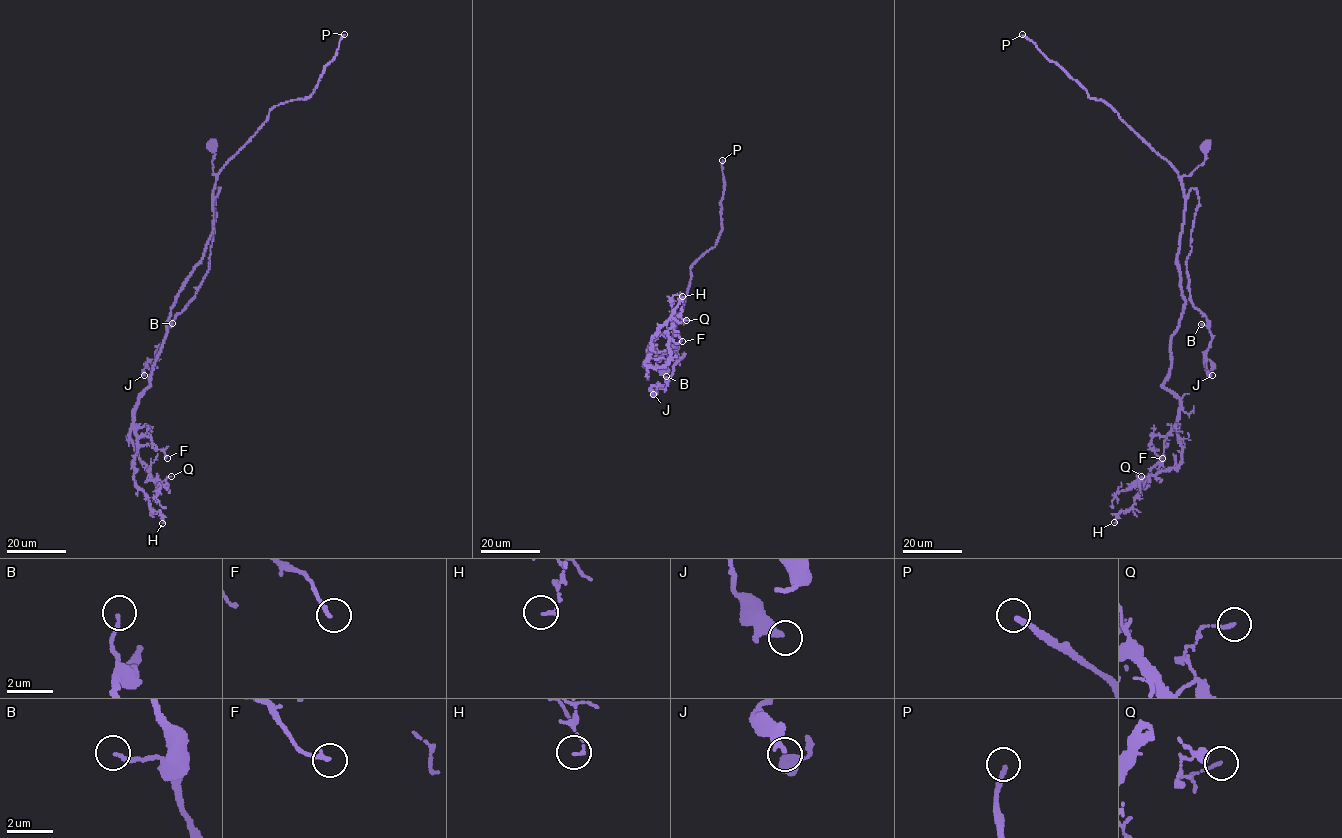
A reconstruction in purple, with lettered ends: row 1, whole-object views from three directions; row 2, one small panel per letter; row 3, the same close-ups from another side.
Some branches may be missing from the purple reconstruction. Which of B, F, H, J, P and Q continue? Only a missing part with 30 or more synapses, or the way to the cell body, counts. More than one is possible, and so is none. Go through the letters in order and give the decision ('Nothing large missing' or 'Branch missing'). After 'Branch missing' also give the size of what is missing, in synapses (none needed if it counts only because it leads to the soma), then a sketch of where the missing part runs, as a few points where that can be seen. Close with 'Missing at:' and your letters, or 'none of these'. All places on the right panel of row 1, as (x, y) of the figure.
B: Nothing large missing
F: Nothing large missing
H: Nothing large missing
J: Nothing large missing
P: Branch missing. Roughly 140 synapses
Q: Nothing large missing
Missing at: P

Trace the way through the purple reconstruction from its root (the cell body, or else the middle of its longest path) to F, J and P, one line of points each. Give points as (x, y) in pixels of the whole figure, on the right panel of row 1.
F: (1205, 147), (1206, 159), (1181, 178), (1184, 303), (1163, 384), (1180, 406), (1171, 430), (1151, 437), (1162, 458)
J: (1205, 147), (1181, 184), (1199, 199), (1186, 270), (1212, 337), (1212, 375)
P: (1205, 147), (1206, 159), (1180, 178), (1111, 106), (1090, 98), (1022, 34)

